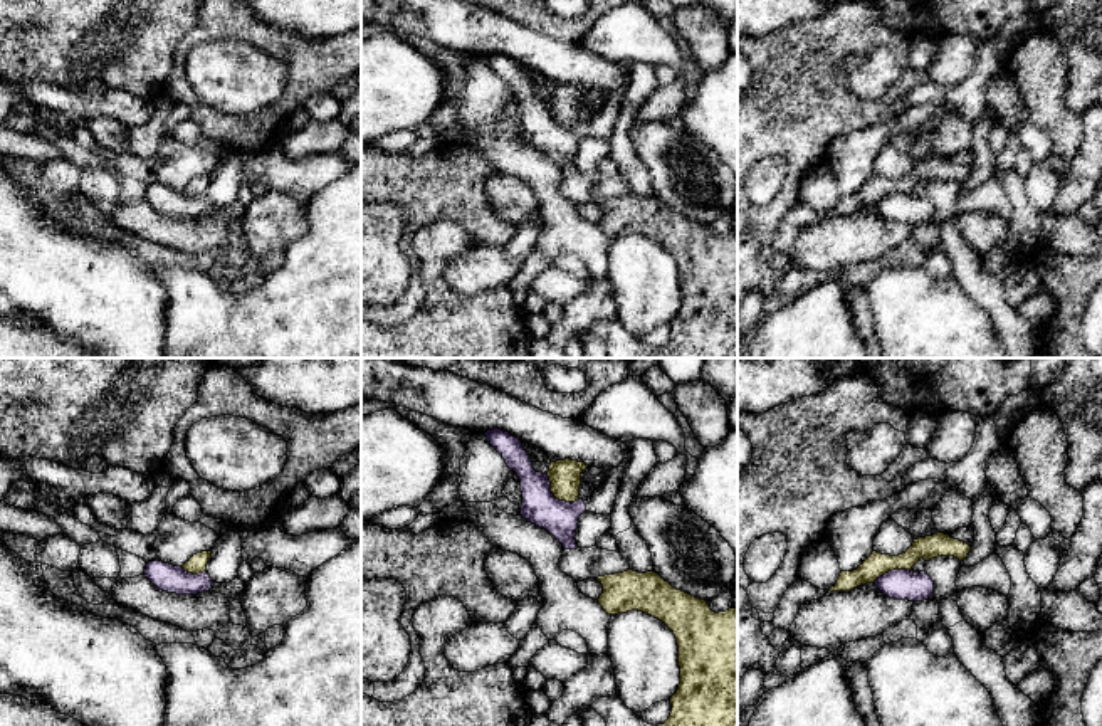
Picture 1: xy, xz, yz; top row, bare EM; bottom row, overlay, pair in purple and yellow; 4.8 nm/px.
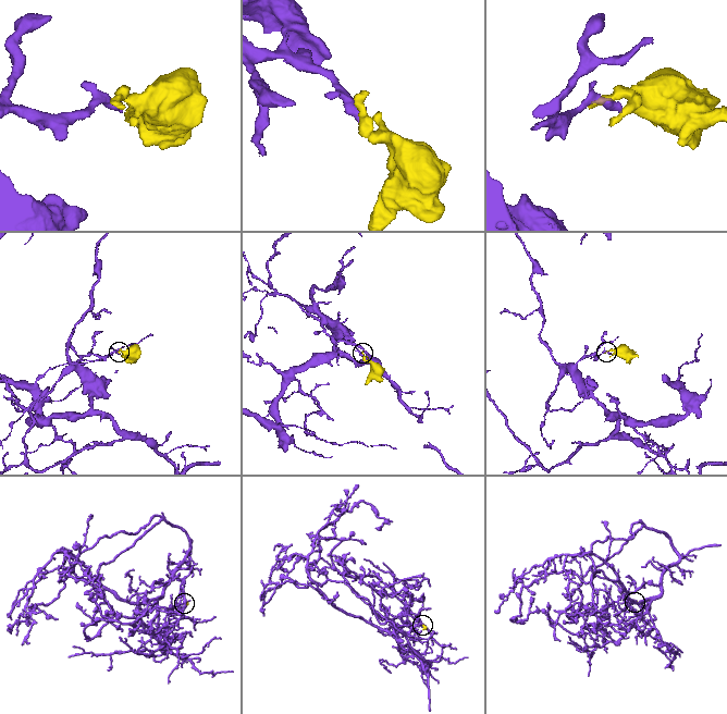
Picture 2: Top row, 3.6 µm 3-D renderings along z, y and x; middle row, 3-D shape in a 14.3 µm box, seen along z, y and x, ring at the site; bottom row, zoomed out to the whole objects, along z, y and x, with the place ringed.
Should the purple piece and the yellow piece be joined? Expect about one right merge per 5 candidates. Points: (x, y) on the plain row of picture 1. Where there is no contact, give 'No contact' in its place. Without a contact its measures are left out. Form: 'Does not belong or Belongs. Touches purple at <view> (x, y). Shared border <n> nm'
Does not belong. Touches purple at xz (555, 121). Shared border 200 nm

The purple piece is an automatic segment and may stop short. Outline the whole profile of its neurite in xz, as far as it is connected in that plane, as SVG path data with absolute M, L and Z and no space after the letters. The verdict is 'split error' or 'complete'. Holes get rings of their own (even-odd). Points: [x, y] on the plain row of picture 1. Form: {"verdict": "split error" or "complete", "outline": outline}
{"verdict": "complete", "outline": "M492 52L484 55L491 69L502 79L507 91L521 104L521 139L529 146L549 155L564 173L576 173L576 153L580 139L586 136L583 123L575 126L559 124L551 116L548 97L536 96L521 64L509 55Z"}

